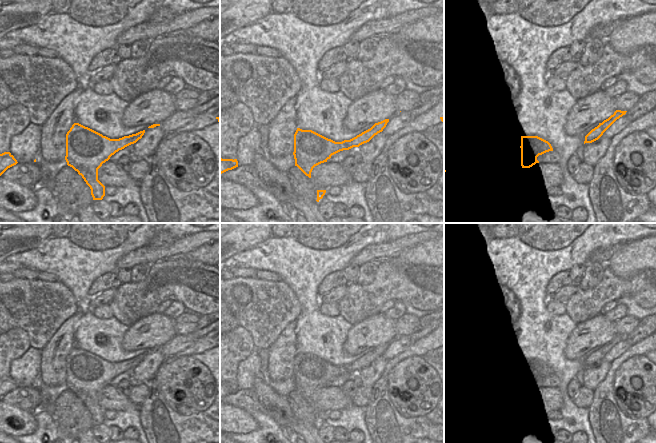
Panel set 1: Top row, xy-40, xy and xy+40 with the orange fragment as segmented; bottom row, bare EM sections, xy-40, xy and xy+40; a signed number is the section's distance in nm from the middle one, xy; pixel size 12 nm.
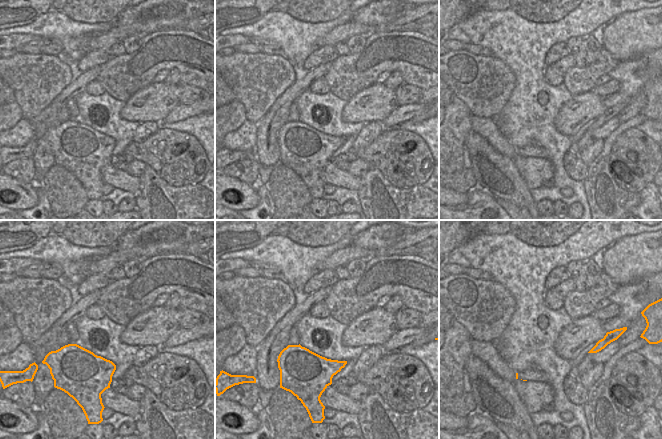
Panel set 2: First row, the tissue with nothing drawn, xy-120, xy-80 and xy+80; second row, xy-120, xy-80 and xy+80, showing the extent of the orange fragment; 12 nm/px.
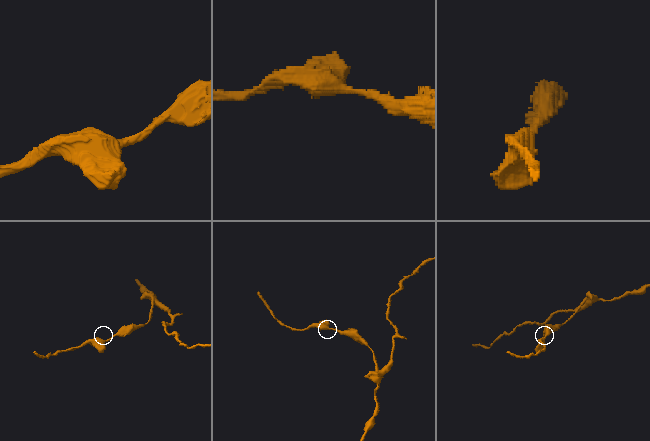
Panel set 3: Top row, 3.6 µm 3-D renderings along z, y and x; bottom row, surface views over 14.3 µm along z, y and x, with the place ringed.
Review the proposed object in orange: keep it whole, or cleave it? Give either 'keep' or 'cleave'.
keep

